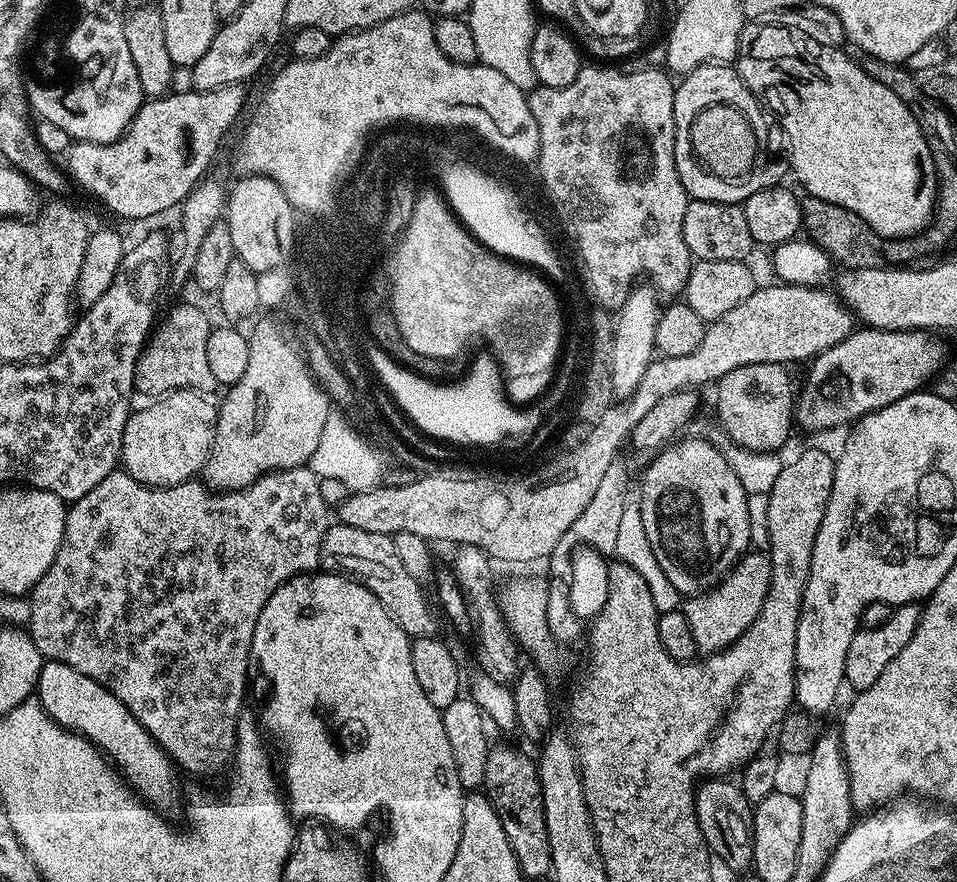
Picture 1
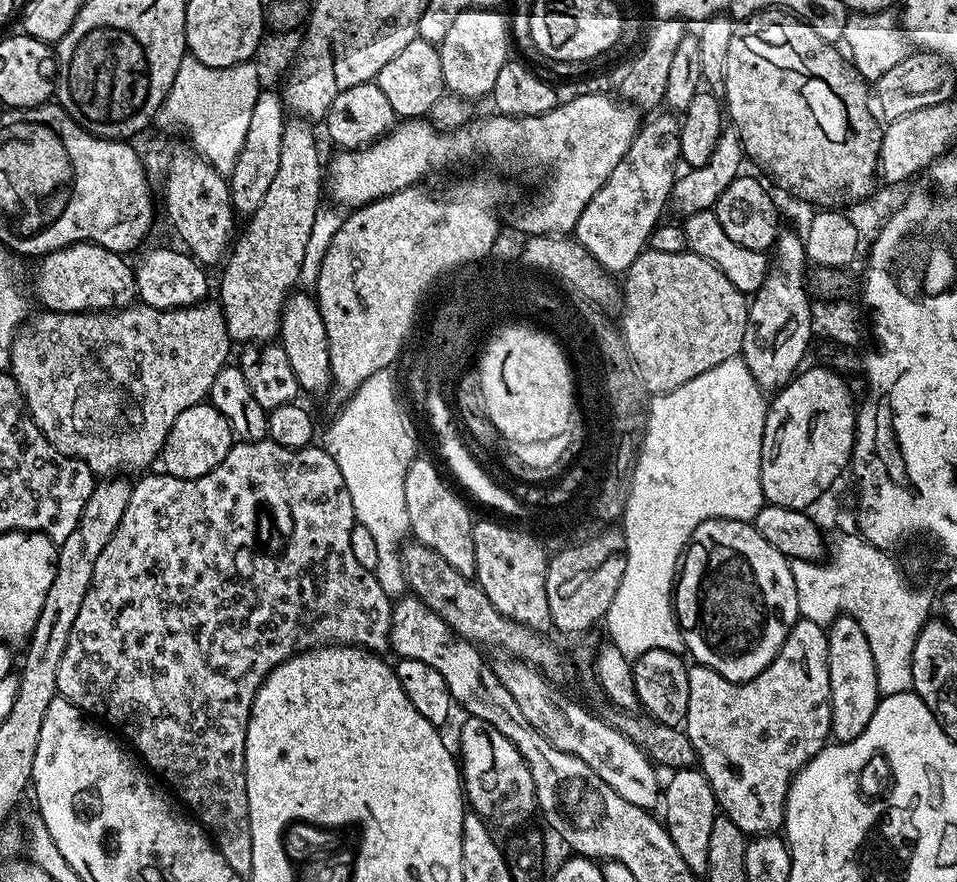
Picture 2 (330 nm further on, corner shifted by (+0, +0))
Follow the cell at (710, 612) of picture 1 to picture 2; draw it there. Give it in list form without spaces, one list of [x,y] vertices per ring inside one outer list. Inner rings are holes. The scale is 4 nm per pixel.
[[[803,618],[797,620],[794,627],[786,634],[786,642],[782,646],[782,650],[778,650],[774,662],[770,662],[770,666],[766,666],[766,670],[762,670],[762,674],[741,684],[726,679],[722,674],[707,668],[705,664],[693,663],[688,669],[688,677],[690,678],[690,706],[688,707],[688,717],[685,718],[682,727],[694,746],[700,771],[703,772],[714,790],[717,805],[722,809],[723,815],[728,816],[730,822],[734,822],[734,826],[738,826],[749,837],[779,833],[784,826],[786,794],[790,782],[796,776],[796,771],[802,766],[806,766],[806,762],[810,762],[810,758],[814,758],[818,754],[818,750],[822,750],[830,740],[832,707],[830,706],[830,674],[828,673],[828,633],[825,625],[815,624]]]

